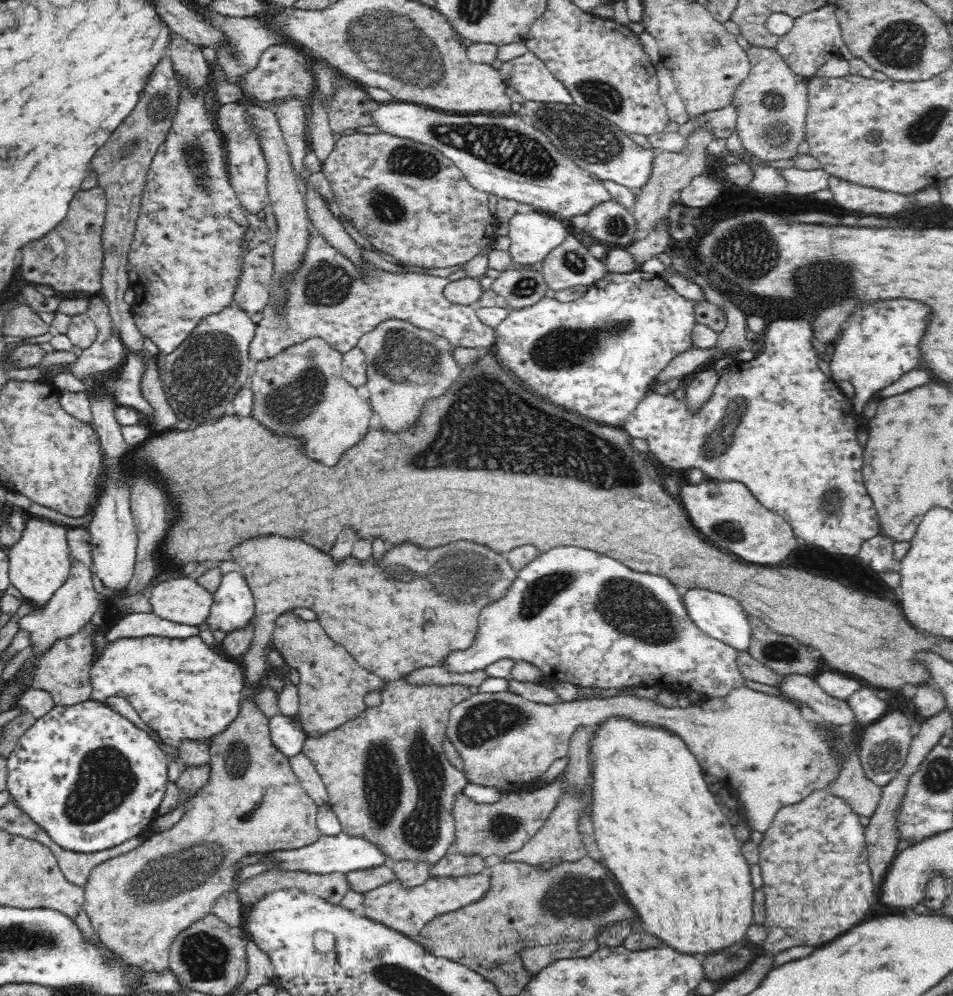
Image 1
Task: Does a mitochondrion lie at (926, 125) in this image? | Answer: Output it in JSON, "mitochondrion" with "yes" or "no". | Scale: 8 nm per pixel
{"mitochondrion":"yes"}

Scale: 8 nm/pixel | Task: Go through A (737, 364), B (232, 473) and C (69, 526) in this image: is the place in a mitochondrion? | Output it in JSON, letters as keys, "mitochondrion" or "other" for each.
{"A":"other","B":"other","C":"other"}

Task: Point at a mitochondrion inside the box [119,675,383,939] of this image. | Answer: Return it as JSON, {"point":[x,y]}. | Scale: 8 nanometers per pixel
{"point":[176,874]}

